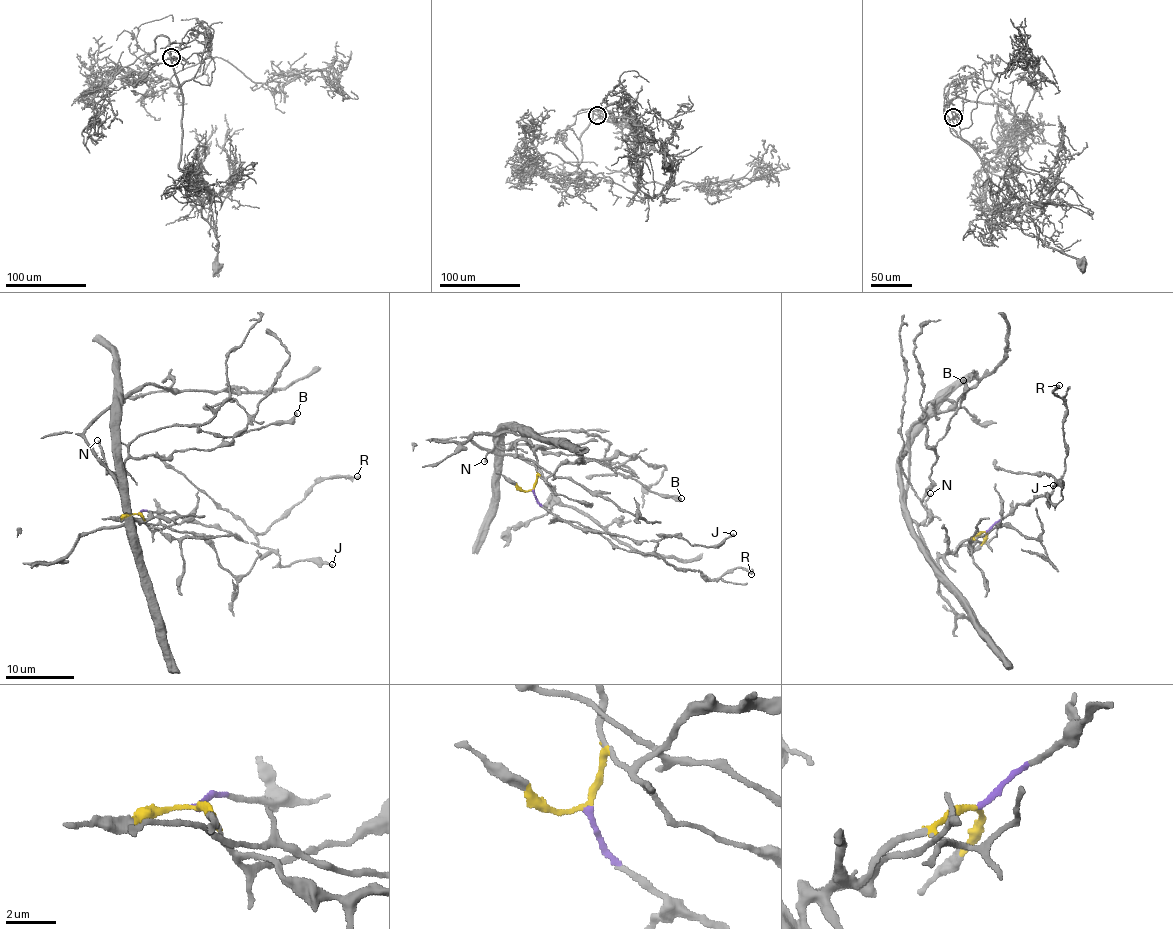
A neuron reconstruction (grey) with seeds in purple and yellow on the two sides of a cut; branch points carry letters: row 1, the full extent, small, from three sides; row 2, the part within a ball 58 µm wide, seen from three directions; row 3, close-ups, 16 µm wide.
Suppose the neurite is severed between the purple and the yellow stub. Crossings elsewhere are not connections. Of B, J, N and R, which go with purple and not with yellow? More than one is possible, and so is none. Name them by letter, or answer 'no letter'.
J, R

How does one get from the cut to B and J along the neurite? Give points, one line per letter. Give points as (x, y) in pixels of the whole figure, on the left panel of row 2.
B: (137, 514), (142, 520), (127, 521), (107, 475), (130, 457), (213, 450), (296, 413)
J: (137, 514), (144, 510), (177, 512), (184, 519), (219, 526), (279, 556), (282, 566), (318, 560), (332, 565)

